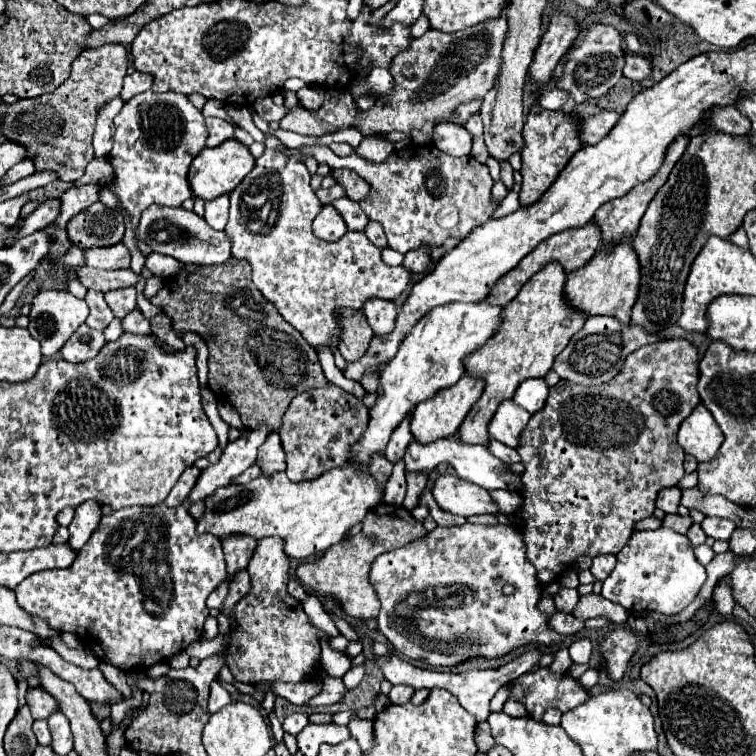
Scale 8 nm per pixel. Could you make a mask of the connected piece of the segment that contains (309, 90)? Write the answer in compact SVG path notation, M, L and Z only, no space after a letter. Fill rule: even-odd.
M304 86L304 88L300 88L296 94L298 94L298 100L300 100L300 106L309 111L319 109L325 98L324 90L320 90L320 88L312 88L312 86Z

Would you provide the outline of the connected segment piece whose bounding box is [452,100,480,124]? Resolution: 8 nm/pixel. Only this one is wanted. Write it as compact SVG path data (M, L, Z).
M470 102L470 104L462 104L458 110L456 110L456 116L452 118L452 122L456 124L466 124L466 120L470 118L470 114L474 114L476 110L480 110L480 102Z

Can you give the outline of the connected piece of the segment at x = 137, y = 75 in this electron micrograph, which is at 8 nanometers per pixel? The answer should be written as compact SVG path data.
M134 72L134 74L128 74L124 78L124 86L122 86L120 96L124 102L128 102L136 94L146 92L150 88L152 88L152 76L146 76L146 72Z

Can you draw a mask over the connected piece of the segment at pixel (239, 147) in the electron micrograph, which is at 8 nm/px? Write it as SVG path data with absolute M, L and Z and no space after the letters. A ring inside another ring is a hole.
M236 138L226 140L224 144L220 144L216 148L204 148L200 152L200 156L196 156L196 160L192 162L192 168L188 172L190 188L192 188L194 196L198 196L202 200L212 200L220 194L230 194L244 180L244 176L254 168L254 162L256 162L256 158L248 150L248 146L240 144Z

